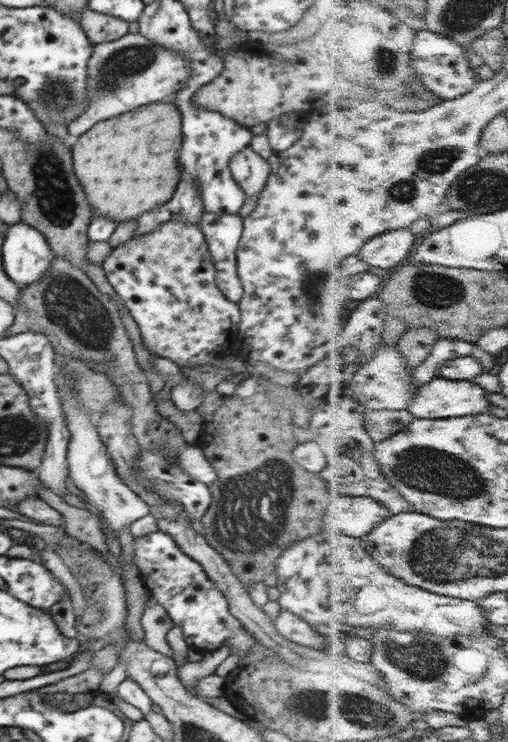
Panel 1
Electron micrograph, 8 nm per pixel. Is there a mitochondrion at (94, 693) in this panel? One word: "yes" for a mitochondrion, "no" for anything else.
no

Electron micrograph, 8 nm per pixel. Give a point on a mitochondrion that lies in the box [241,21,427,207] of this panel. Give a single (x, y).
(384, 61)

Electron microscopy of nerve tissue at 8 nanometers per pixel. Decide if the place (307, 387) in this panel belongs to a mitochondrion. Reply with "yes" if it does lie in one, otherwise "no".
no

